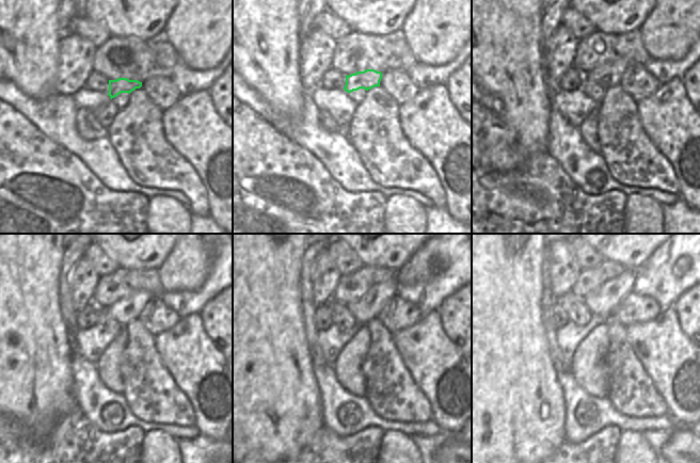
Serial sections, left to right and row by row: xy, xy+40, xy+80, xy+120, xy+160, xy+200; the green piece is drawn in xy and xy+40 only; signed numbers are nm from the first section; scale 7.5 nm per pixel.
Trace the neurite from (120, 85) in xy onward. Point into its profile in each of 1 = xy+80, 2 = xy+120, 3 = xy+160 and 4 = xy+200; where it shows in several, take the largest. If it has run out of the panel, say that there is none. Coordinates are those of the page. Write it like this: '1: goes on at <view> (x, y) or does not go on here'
1: goes on at xy+80 (606, 76)
2: goes on at xy+120 (126, 309)
3: goes on at xy+160 (367, 307)
4: goes on at xy+200 (602, 301)

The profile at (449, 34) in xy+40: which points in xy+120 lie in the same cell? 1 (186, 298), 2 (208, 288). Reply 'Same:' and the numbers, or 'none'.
Same: none

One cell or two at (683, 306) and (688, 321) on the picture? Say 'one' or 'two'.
one

